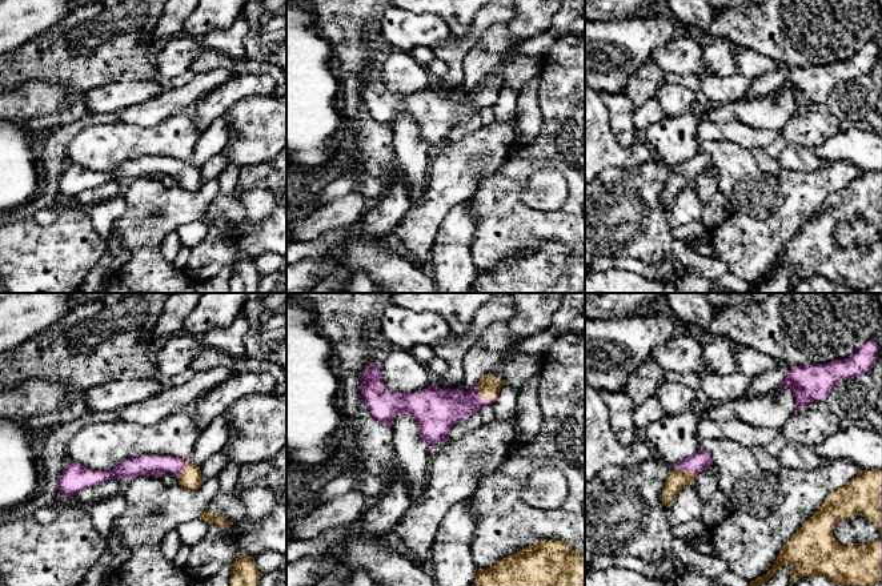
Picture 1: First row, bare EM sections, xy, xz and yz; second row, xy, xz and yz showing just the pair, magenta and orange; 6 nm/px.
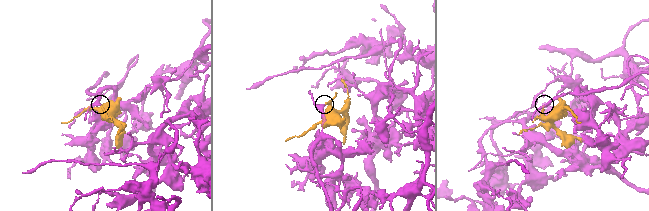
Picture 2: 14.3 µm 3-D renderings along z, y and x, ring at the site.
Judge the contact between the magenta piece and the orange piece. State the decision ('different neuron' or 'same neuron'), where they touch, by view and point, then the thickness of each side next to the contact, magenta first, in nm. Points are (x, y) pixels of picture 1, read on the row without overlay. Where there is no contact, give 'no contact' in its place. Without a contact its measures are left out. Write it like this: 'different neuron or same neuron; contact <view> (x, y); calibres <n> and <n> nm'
same neuron; contact xz (478, 100); calibres 260 and 130 nm

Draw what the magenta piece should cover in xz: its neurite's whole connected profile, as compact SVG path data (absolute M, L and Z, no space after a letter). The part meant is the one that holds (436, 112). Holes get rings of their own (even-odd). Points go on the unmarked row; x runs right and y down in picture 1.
M370 63L362 73L360 93L370 116L381 125L392 128L397 116L413 119L421 141L433 150L449 141L454 125L492 107L504 87L505 83L488 75L468 93L440 91L433 85L412 95L390 93L384 87L381 68Z

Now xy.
M141 157L123 162L112 173L92 172L75 162L67 162L65 170L56 185L59 194L76 197L79 193L107 181L135 180L140 177L161 178L171 174L187 192L199 192L204 185L200 168L172 157Z

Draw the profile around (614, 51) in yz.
M666 9L646 17L585 20L585 85L597 92L624 92L653 52L686 28Z

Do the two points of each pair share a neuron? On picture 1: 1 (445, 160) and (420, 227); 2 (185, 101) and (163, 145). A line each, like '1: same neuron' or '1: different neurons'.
1: same neuron
2: different neurons

